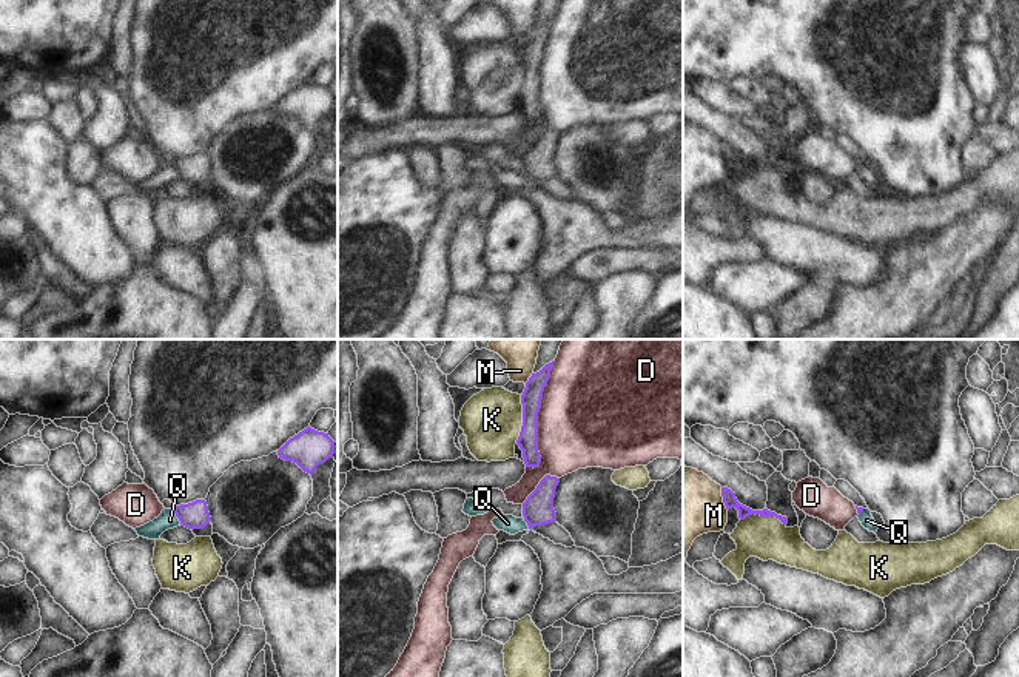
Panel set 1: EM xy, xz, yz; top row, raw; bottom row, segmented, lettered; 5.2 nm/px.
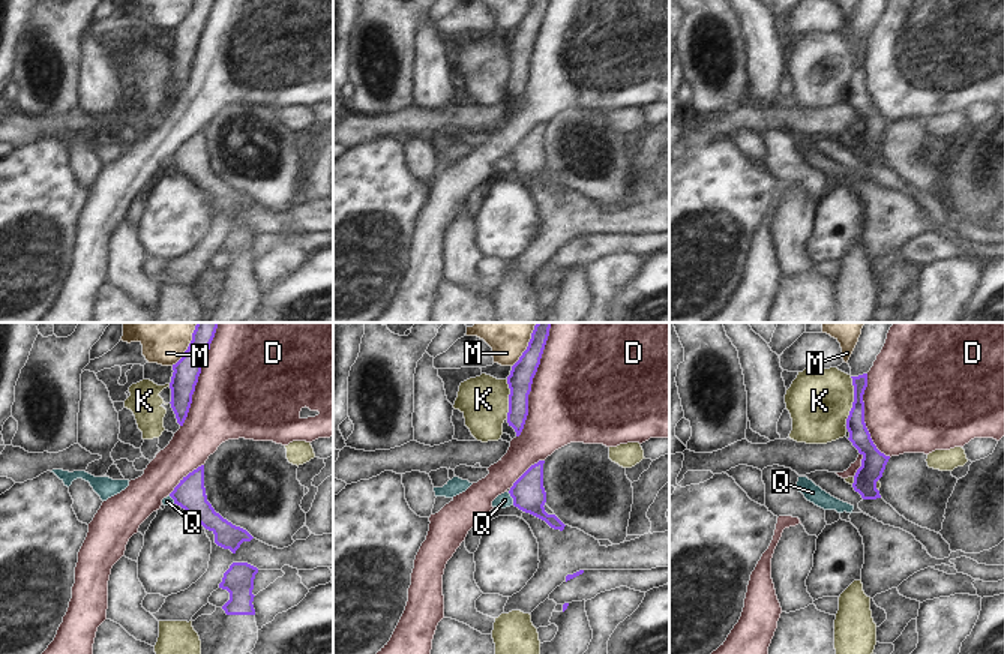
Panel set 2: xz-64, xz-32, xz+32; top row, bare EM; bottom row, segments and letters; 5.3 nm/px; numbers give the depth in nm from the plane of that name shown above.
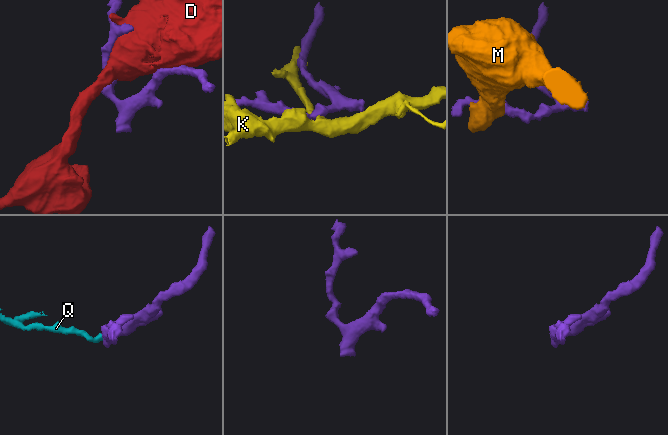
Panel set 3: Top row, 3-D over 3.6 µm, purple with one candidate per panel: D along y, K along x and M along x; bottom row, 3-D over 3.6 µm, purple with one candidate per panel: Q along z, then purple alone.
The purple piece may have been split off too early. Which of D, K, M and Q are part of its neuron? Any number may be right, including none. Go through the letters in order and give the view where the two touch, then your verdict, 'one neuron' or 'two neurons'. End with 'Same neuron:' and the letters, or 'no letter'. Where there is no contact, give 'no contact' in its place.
D: contact in xz; two neurons
K: contact in xz; two neurons
M: contact in yz; two neurons
Q: contact in xy; two neurons
Same neuron: no letter

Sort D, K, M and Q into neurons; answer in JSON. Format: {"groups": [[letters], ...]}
{"groups": [["D"], ["K"], ["M"], ["Q"]]}

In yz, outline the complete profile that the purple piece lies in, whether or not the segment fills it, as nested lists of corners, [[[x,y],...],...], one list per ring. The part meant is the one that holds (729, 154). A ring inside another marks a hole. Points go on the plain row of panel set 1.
[[[721,142],[721,151],[723,151],[723,157],[726,160],[726,163],[732,163],[735,162],[738,165],[738,173],[740,174],[745,174],[746,171],[755,168],[755,170],[760,170],[760,171],[775,171],[779,173],[783,179],[788,179],[788,173],[786,171],[782,171],[782,170],[777,170],[775,167],[771,167],[768,163],[763,163],[763,165],[752,165],[743,159],[740,159],[735,153],[735,148],[728,143],[728,142]]]

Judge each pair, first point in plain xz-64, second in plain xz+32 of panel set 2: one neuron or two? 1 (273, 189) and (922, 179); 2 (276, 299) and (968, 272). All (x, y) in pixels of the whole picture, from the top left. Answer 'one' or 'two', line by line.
1: one
2: two

